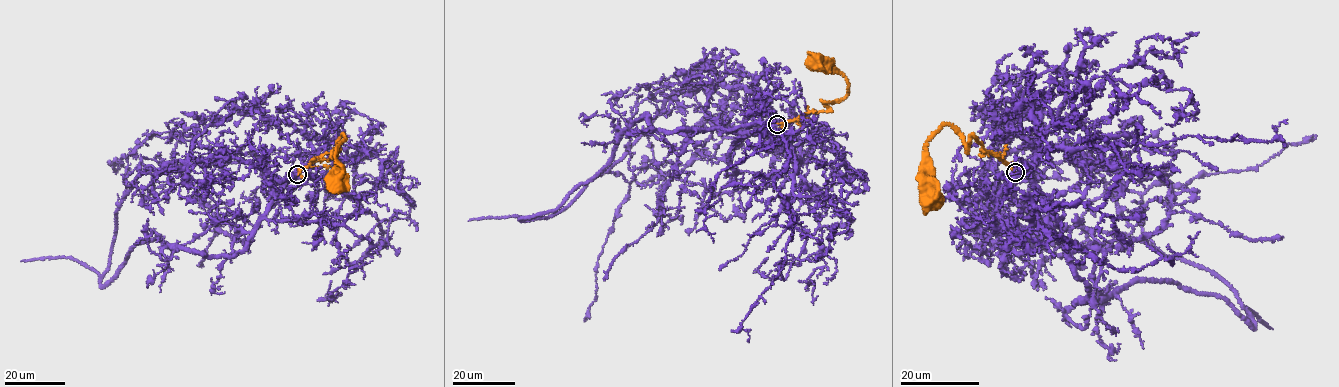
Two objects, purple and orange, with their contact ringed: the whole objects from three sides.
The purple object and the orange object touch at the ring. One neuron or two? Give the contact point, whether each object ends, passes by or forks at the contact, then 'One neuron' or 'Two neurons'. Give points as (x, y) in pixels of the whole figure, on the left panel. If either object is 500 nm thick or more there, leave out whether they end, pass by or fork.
Place: (297, 174). At the ring purple ends. At the ring orange ends. One neuron

